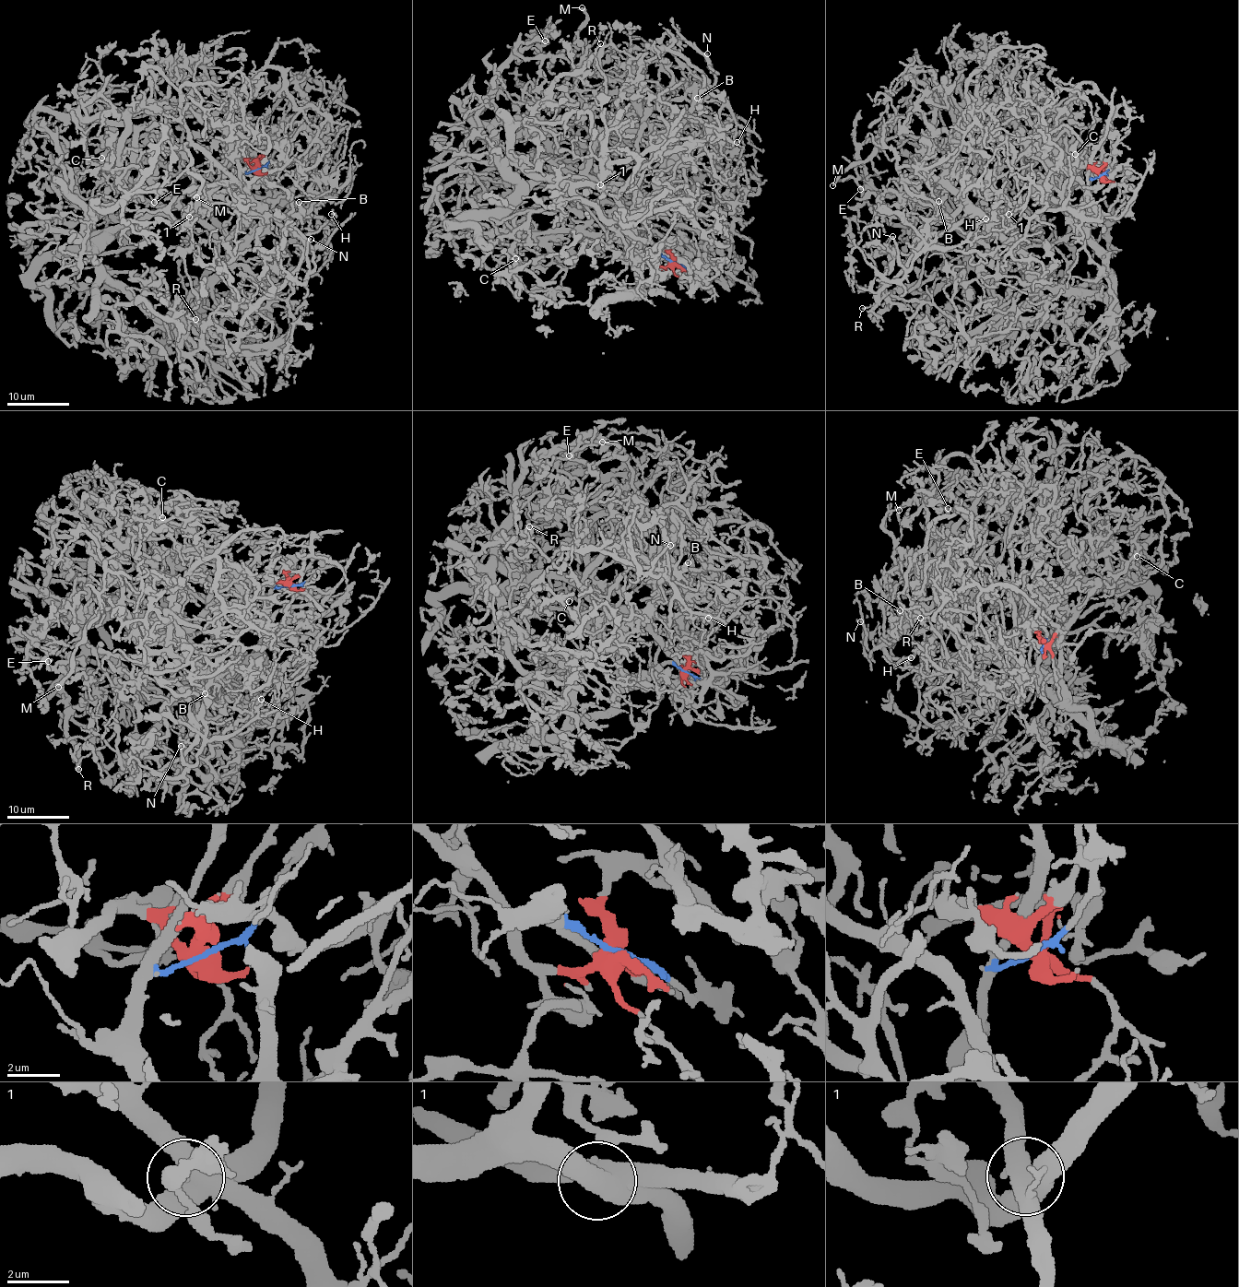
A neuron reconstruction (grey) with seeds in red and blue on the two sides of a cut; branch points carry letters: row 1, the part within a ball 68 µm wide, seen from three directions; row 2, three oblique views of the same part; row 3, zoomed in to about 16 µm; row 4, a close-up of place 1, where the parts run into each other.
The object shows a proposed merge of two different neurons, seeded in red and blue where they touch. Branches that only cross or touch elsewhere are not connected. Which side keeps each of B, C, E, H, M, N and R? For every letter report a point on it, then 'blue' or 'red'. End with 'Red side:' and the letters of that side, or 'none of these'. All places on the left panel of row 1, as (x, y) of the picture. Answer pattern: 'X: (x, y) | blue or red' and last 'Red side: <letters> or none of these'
B: (299, 202) | red
C: (101, 158) | red
E: (154, 202) | red
H: (331, 214) | blue
M: (196, 197) | blue
N: (311, 239) | blue
R: (195, 319) | blue
Red side: B, C, E

